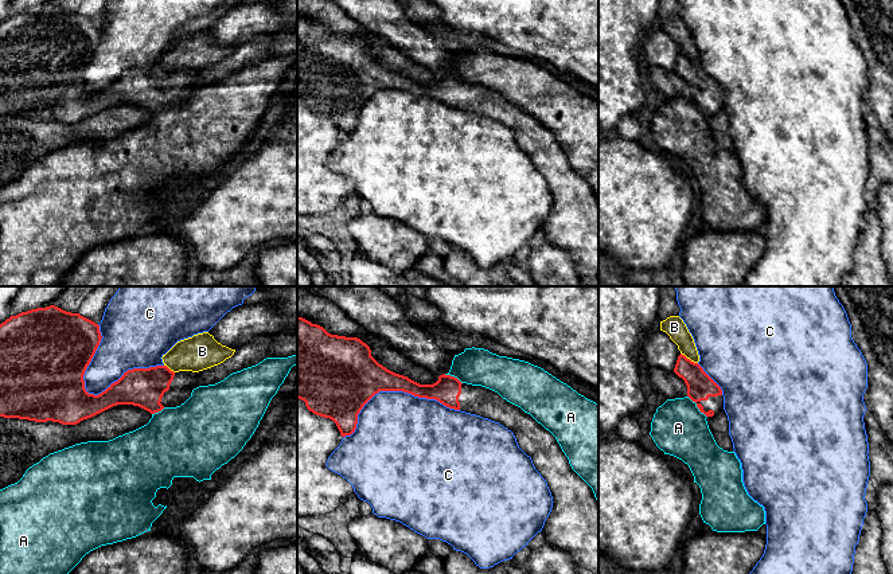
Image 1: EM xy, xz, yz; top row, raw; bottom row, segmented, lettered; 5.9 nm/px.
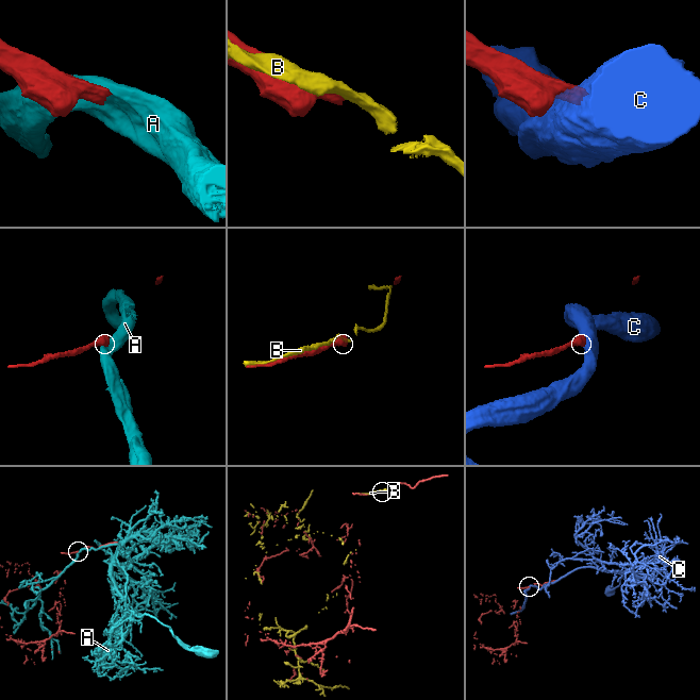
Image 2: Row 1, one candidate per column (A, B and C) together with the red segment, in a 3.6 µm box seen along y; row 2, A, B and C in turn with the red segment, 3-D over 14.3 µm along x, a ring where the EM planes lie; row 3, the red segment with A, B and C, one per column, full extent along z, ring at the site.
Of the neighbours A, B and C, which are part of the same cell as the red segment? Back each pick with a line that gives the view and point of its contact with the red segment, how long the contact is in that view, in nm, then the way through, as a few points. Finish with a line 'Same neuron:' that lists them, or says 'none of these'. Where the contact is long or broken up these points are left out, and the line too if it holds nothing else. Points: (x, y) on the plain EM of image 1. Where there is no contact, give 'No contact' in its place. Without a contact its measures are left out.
Same neuron: none of these

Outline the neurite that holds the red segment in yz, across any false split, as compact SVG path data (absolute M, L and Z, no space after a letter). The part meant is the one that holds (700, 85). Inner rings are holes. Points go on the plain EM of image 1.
M679 54L674 71L682 77L687 85L687 95L697 102L697 106L706 116L713 116L724 108L724 94L721 86L698 63Z

